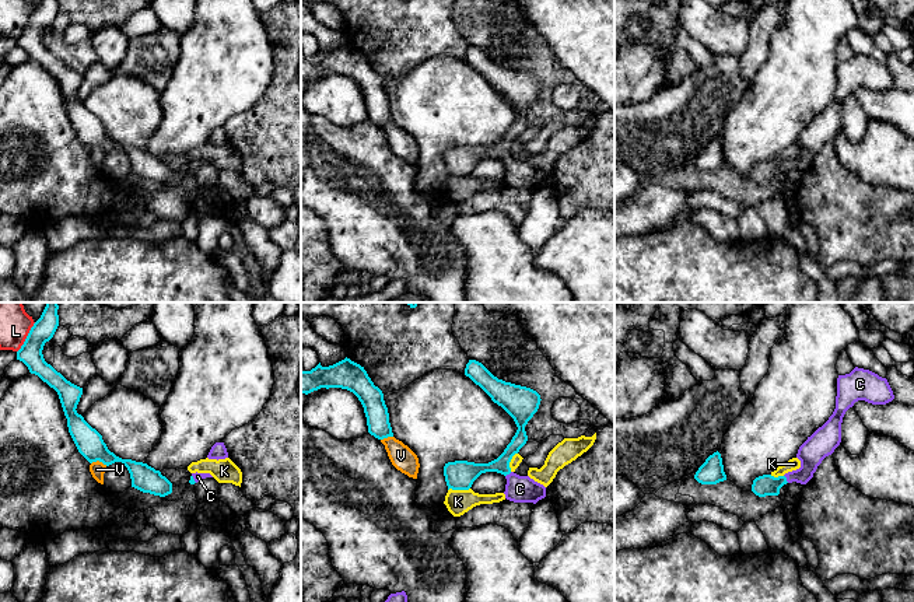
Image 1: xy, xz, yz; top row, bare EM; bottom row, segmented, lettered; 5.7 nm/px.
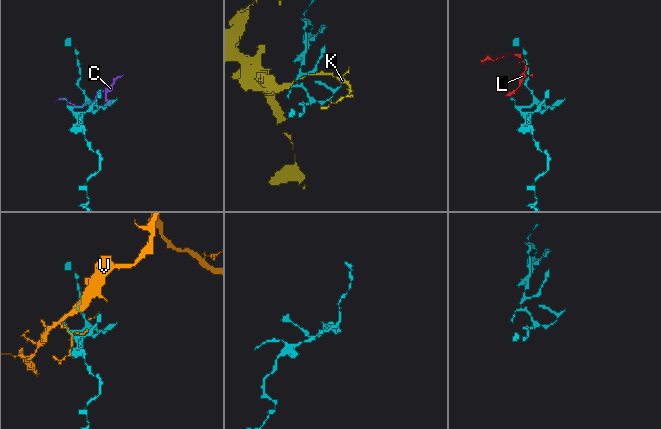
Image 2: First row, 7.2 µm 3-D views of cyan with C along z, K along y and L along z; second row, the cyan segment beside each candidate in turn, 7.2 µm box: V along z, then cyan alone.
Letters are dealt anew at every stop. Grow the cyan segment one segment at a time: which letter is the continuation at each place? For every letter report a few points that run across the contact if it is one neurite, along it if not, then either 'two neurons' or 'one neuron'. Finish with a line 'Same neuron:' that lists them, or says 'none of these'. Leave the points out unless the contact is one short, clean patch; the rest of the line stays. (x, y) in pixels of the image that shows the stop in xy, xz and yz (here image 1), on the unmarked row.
C: yz (766, 171), (774, 171), (785, 165), (797, 163), (811, 140) | one neuron
K: two neurons
L: two neurons
V: two neurons
Same neuron: C

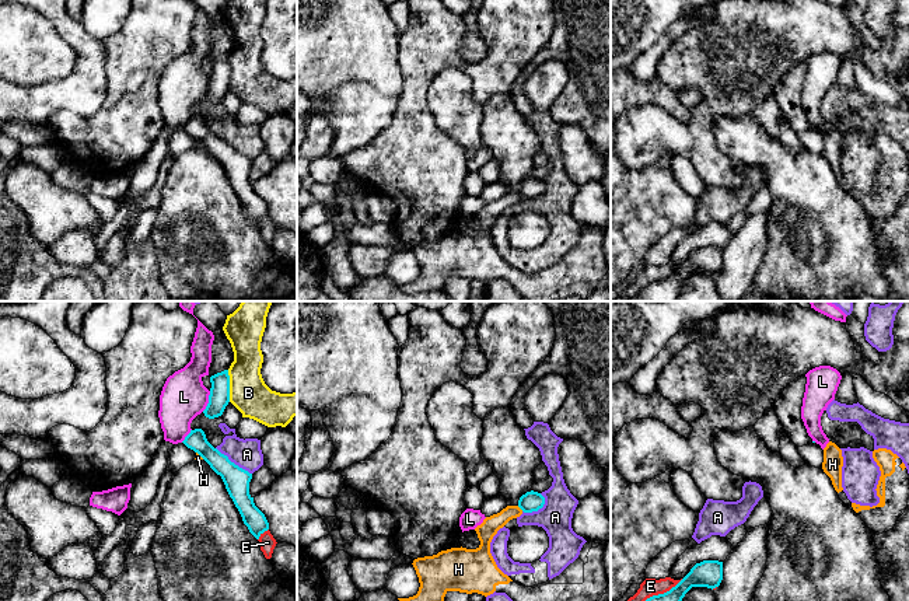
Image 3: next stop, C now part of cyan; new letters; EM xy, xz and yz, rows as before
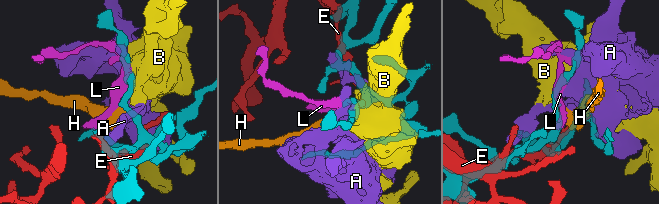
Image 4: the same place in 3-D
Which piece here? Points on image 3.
A: two neurons
B: two neurons
E: two neurons
H: xz (517, 192), (523, 196) | two neurons
L: two neurons
Same neuron: none of these

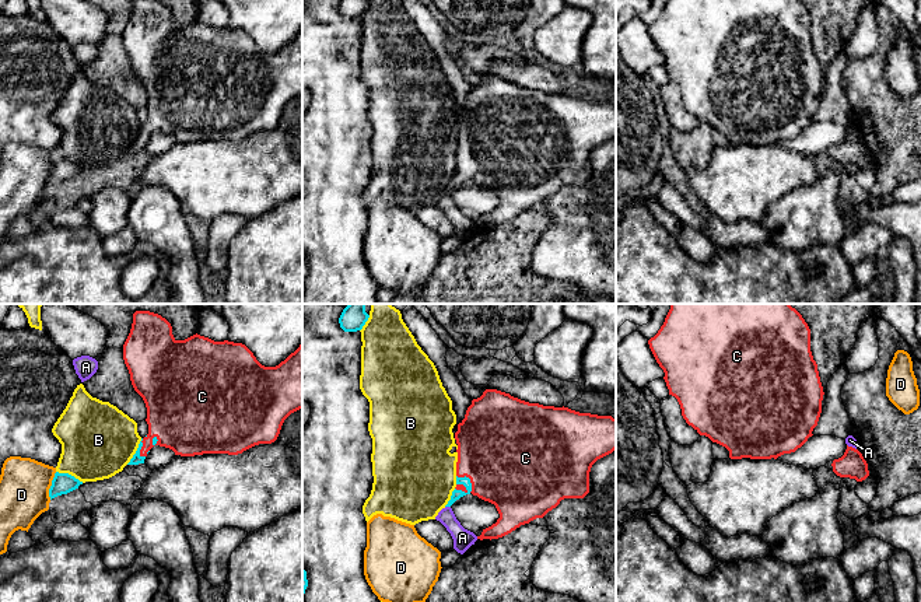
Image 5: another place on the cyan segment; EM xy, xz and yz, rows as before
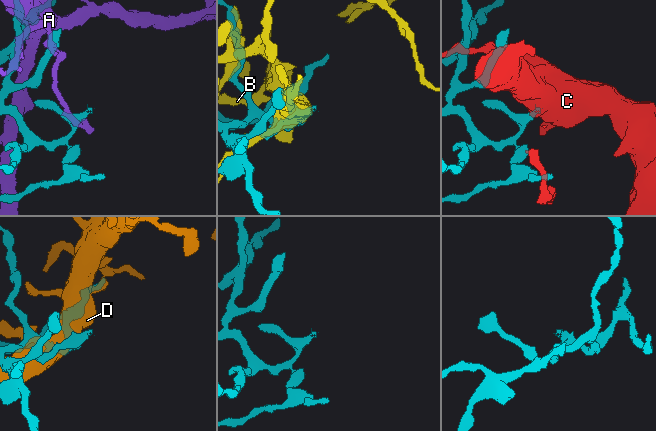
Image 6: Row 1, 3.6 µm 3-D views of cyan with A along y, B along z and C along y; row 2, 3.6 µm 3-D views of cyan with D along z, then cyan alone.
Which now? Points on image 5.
A: two neurons
B: two neurons
C: xz (457, 181), (465, 175), (469, 165), (486, 154), (503, 137) | one neuron
D: two neurons
Same neuron: C

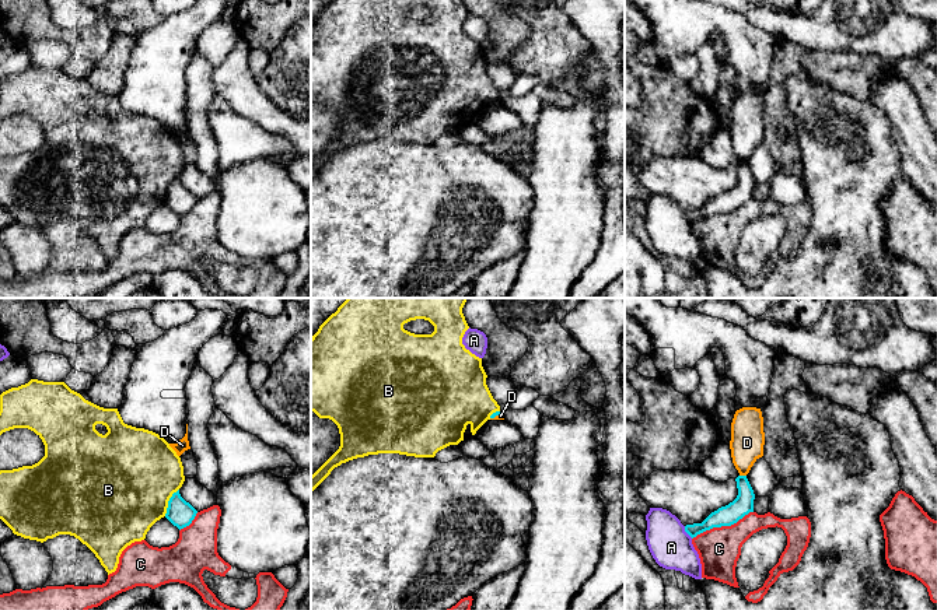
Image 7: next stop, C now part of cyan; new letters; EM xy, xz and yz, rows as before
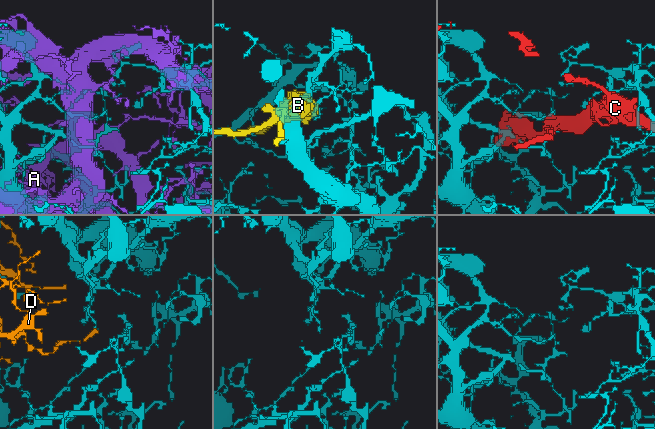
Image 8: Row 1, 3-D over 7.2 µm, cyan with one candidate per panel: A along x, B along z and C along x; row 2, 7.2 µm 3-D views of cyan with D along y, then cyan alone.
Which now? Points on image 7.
A: two neurons
B: two neurons
C: two neurons
D: one neuron
Same neuron: D

